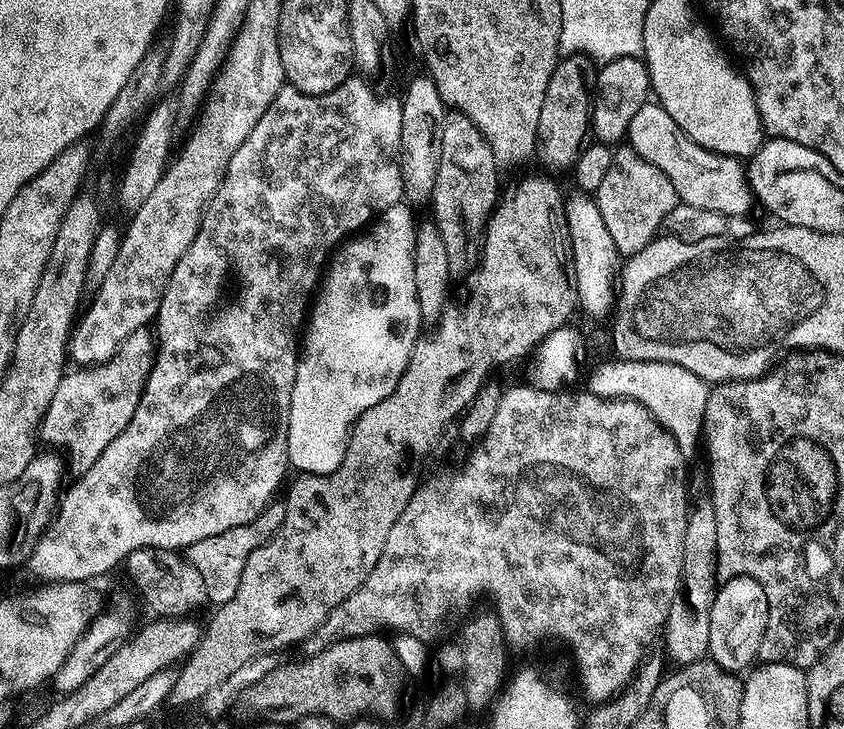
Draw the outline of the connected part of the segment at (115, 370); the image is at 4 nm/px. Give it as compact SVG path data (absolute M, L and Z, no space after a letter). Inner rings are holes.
M142 327L124 340L107 363L88 369L80 368L74 373L71 371L59 380L59 386L43 416L38 436L43 443L45 441L66 452L73 475L84 475L129 425L152 369L153 355L153 337L147 327Z

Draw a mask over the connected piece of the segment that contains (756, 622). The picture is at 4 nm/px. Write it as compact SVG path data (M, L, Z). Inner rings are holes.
M736 576L725 581L717 589L709 612L709 657L728 672L745 671L758 658L768 616L769 603L760 582L749 576Z

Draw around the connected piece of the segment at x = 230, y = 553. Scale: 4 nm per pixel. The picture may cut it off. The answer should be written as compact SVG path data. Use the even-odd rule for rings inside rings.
M273 502L264 509L264 513L258 518L254 518L246 526L234 526L234 530L226 530L222 534L214 534L214 538L202 538L202 542L194 542L186 549L188 561L198 570L198 575L202 577L202 583L206 586L208 604L219 606L230 602L234 594L238 594L238 584L242 582L242 572L246 570L246 562L250 559L250 554L258 550L286 522L286 506L283 502Z

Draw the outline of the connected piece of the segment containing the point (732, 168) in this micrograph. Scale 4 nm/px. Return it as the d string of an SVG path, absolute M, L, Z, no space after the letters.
M649 102L634 114L628 127L627 147L637 152L650 166L656 166L670 178L679 203L698 206L698 210L714 210L727 216L748 216L754 197L748 186L746 168L735 156L719 156L707 152L698 142L690 139L684 131L666 114L659 102Z

